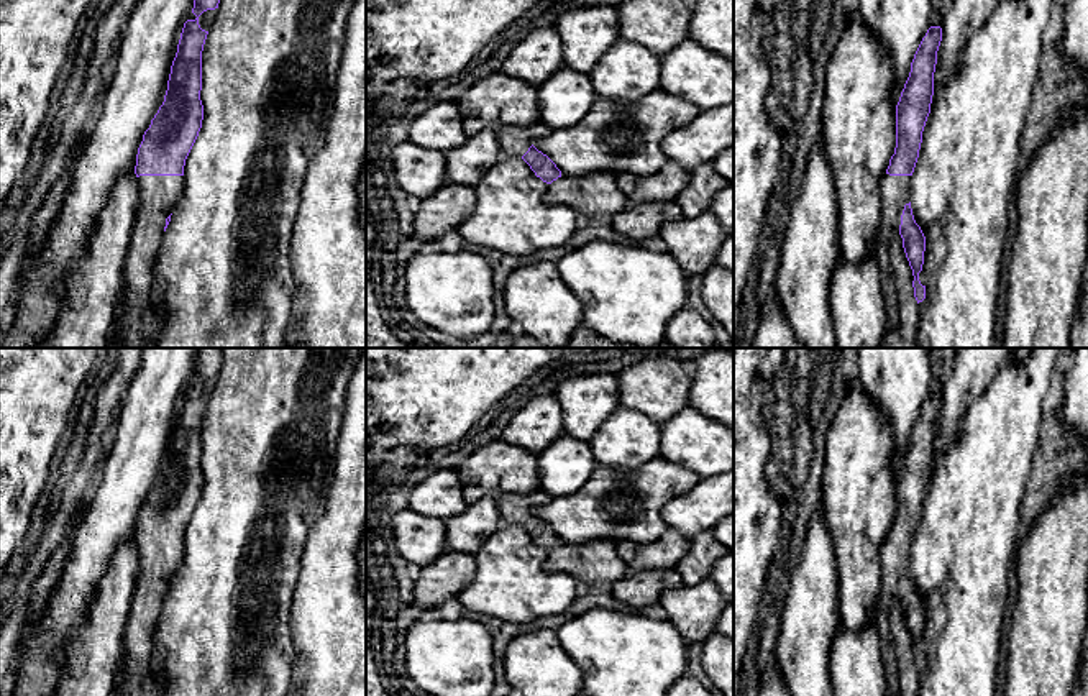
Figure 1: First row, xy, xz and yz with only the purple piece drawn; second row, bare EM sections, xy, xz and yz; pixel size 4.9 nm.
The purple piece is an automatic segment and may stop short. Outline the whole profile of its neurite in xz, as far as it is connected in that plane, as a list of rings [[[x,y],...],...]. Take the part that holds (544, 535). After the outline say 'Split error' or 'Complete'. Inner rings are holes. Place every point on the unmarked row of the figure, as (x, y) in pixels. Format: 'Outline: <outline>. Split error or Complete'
Outline: [[[540,489],[530,494],[504,494],[496,499],[502,522],[520,524],[535,543],[546,552],[561,545],[561,538],[546,522],[533,514],[533,509],[550,501],[551,496]]]. Split error

